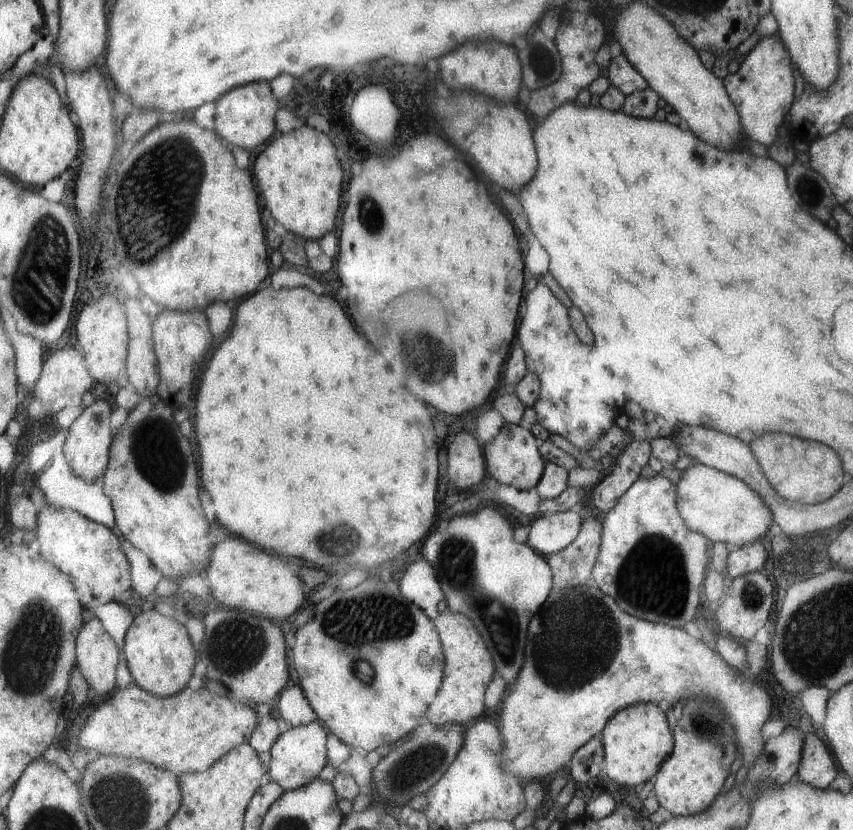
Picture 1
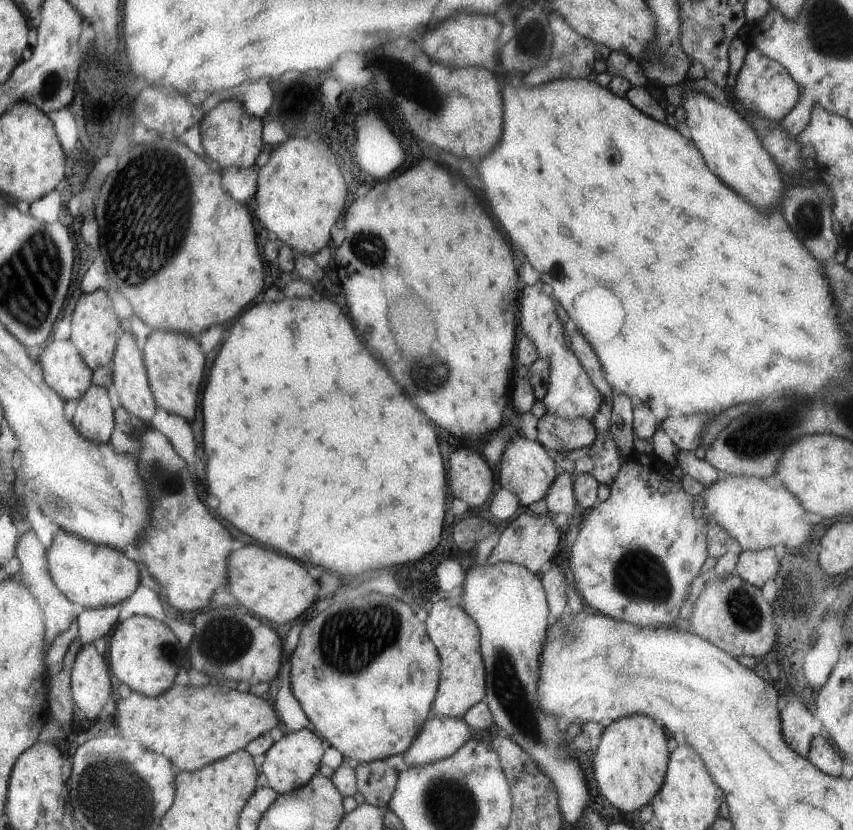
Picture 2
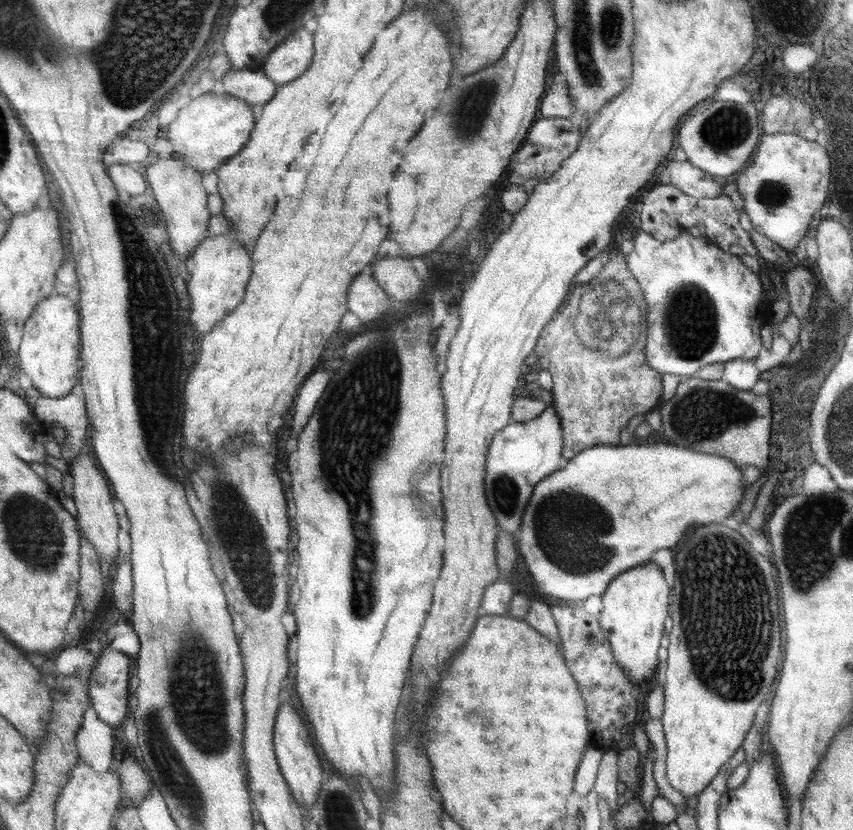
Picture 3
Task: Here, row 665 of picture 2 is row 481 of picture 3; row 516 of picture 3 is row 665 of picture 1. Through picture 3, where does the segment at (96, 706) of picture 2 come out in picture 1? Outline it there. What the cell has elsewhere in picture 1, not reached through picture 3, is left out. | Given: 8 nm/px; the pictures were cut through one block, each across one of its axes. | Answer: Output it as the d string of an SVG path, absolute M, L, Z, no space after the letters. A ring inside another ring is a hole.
M93 618L79 634L79 668L97 694L111 694L117 686L119 648L101 618Z

